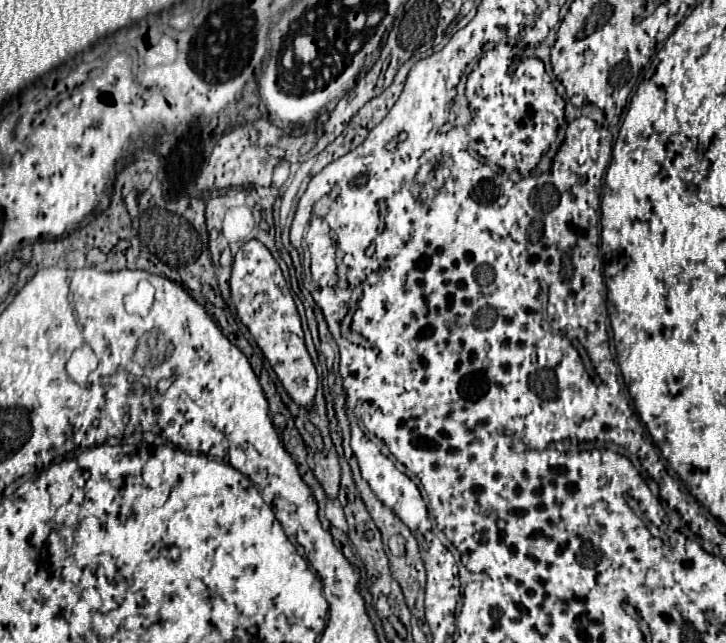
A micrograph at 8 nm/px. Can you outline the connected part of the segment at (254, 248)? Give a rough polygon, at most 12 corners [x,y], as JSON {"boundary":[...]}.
{"boundary":[[250,239],[232,263],[240,321],[298,407],[316,367],[276,259]]}

